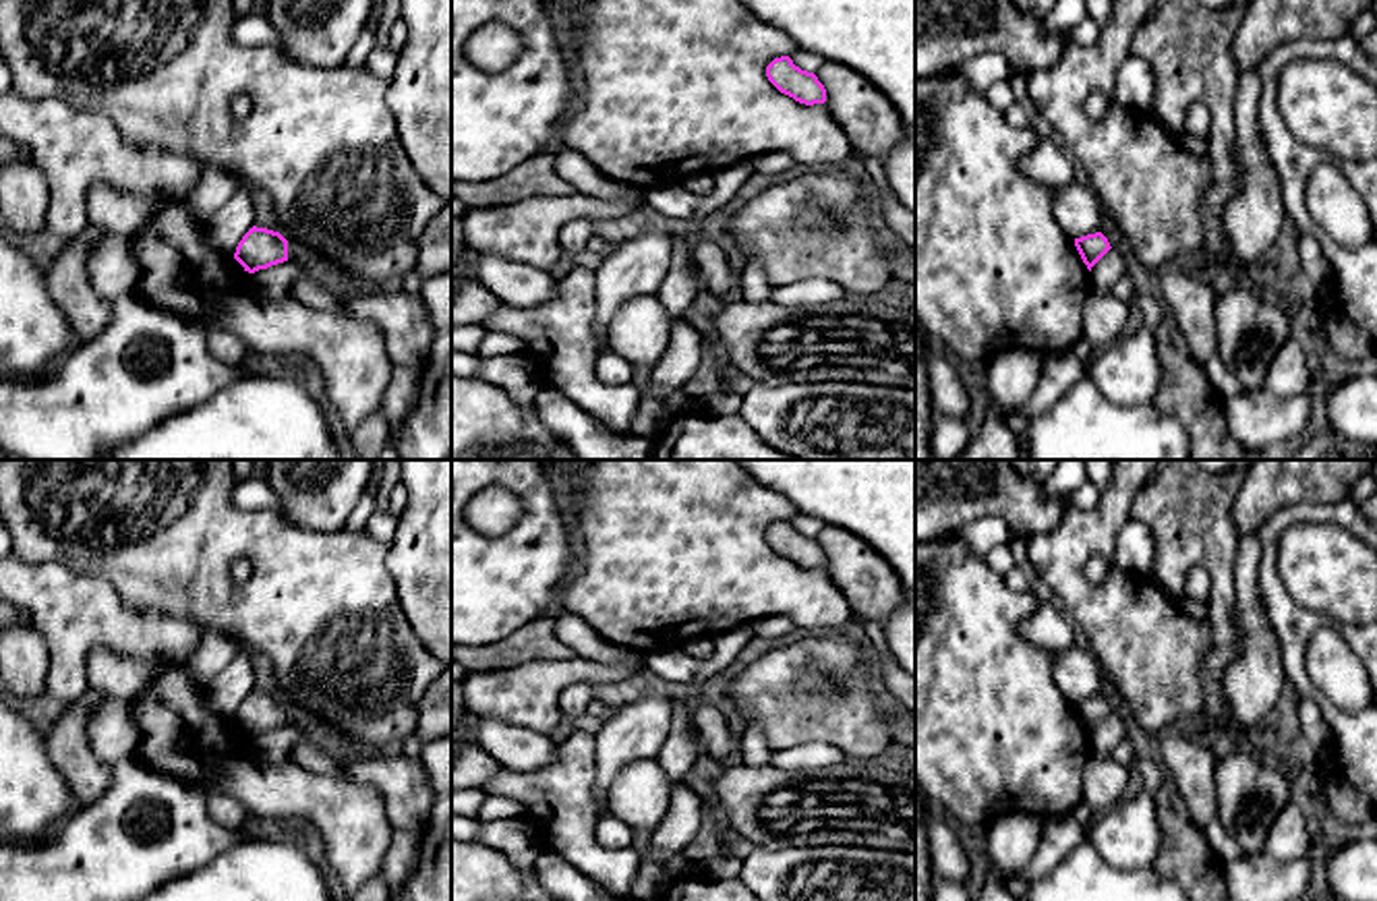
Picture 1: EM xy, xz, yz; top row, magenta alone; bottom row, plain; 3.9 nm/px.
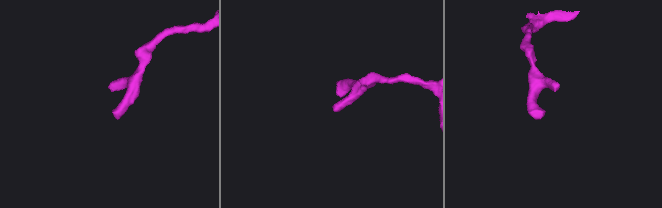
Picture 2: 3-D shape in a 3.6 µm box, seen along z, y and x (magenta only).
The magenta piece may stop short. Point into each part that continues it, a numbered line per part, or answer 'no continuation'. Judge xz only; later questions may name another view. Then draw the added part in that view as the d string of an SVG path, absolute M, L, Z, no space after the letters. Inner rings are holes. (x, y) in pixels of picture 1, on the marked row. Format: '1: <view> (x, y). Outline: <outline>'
no continuation

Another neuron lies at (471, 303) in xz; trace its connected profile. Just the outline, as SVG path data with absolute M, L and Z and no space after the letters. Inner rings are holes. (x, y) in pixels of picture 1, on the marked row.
M472 273L451 284L451 325L482 325L499 304Z

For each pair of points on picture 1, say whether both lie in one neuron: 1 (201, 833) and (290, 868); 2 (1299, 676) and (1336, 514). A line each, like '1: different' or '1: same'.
1: different
2: same

